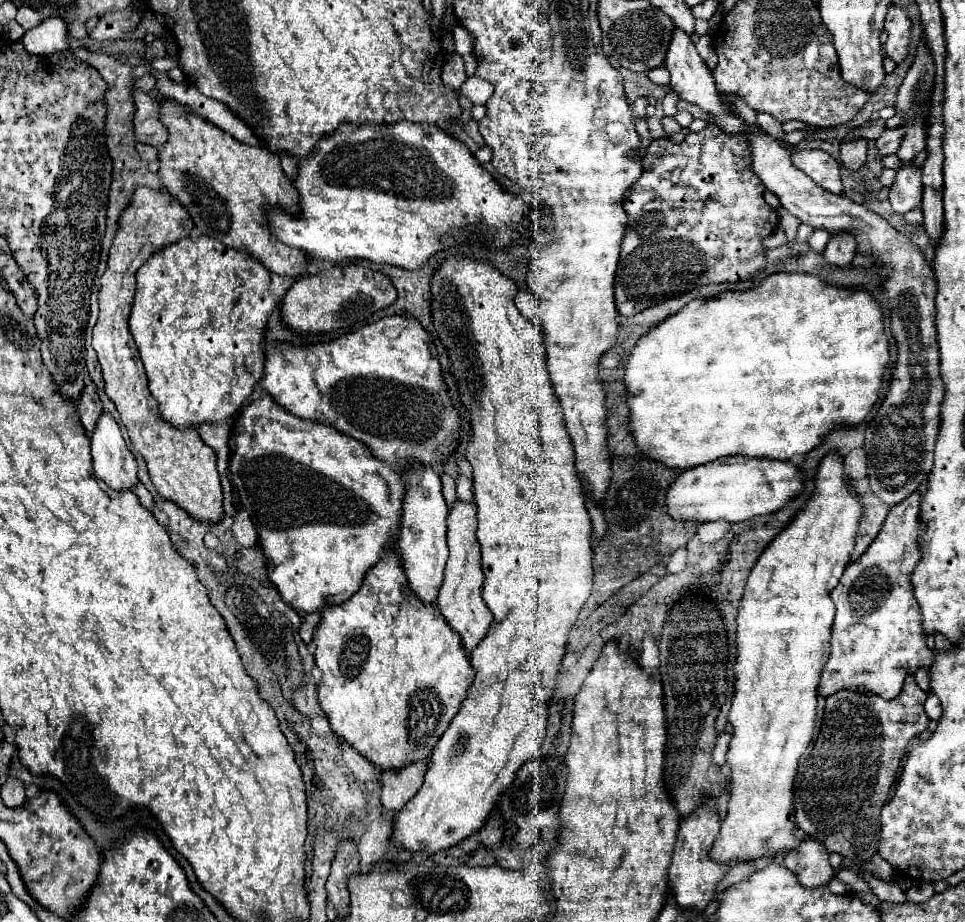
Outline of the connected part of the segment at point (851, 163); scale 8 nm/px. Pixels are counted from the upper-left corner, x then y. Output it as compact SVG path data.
M852 138L852 140L842 142L840 146L840 156L848 170L858 170L866 162L866 154L868 154L866 138Z

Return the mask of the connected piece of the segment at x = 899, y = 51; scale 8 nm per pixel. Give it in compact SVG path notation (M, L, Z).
M890 6L886 14L886 26L888 28L888 42L884 44L884 54L892 58L896 64L904 62L908 56L908 44L910 44L910 28L912 20L910 14L898 6Z

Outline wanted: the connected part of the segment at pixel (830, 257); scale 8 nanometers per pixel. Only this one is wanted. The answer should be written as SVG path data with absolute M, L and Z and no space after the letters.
M834 234L824 250L828 262L836 266L848 266L856 254L856 240L850 234Z

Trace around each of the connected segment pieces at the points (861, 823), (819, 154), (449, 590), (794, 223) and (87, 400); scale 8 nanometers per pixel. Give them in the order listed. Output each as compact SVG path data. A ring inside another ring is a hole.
M906 678L904 688L896 700L884 700L876 694L856 694L856 692L838 692L826 698L826 712L818 740L806 760L800 762L794 780L794 808L796 824L806 836L824 844L828 852L836 852L846 860L854 862L860 870L860 876L870 884L872 892L886 902L906 902L906 894L898 884L888 884L876 878L872 872L864 870L860 864L868 862L878 850L880 838L880 810L892 798L892 788L896 782L898 768L906 754L906 746L916 738L924 728L928 728L928 716L924 712L926 692L918 688L914 678Z
M798 150L794 152L794 162L810 162L810 178L814 178L818 186L830 190L832 194L844 194L840 168L824 150Z
M456 500L452 510L448 512L448 564L446 564L446 578L438 594L438 608L448 626L460 636L462 646L470 652L488 632L492 624L492 612L482 600L482 584L484 572L480 564L480 544L476 540L476 506L468 502Z
M780 207L777 210L780 214L780 228L786 232L788 242L794 242L796 240L796 230L800 226L800 220L794 218L785 208Z
M88 384L80 398L78 398L78 420L84 424L84 432L86 438L92 438L92 430L96 428L96 420L102 414L102 402L96 394L96 386Z

